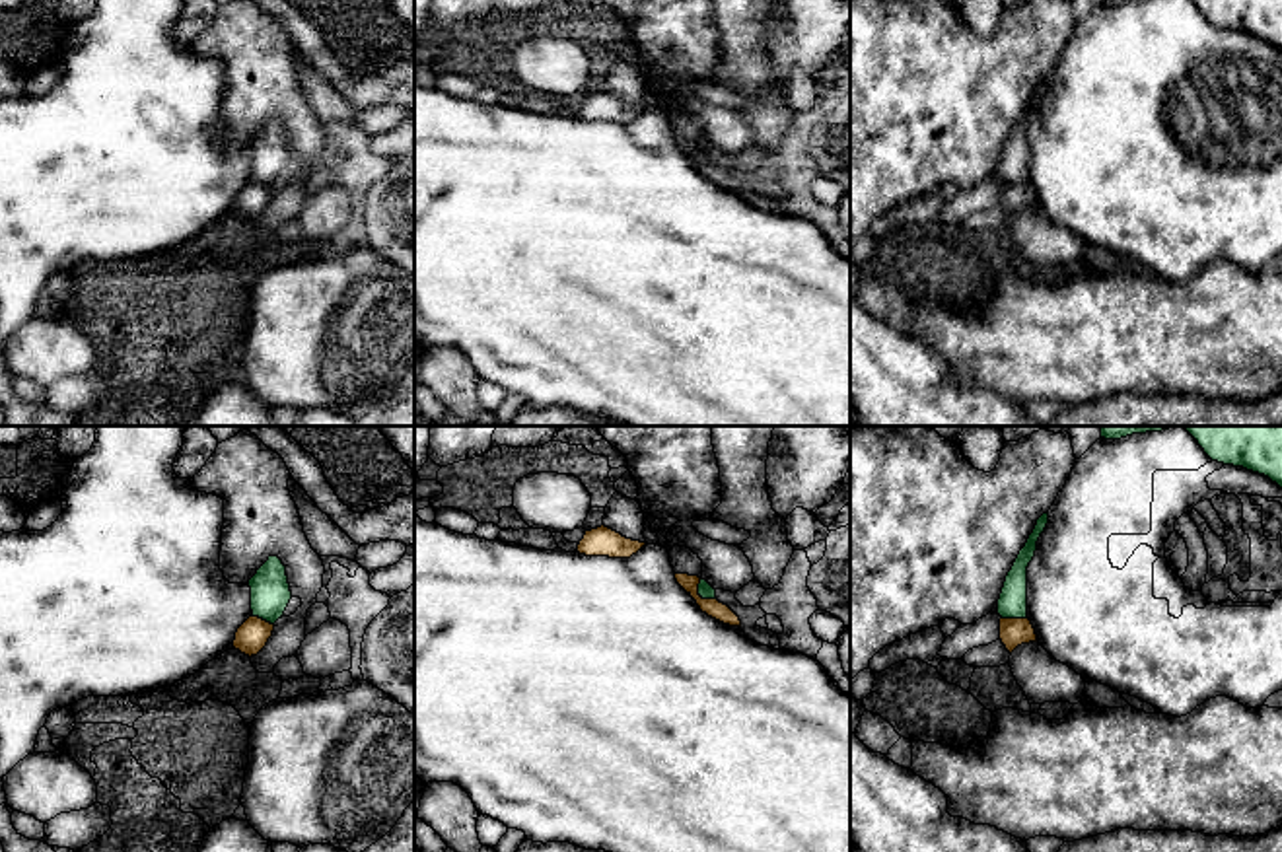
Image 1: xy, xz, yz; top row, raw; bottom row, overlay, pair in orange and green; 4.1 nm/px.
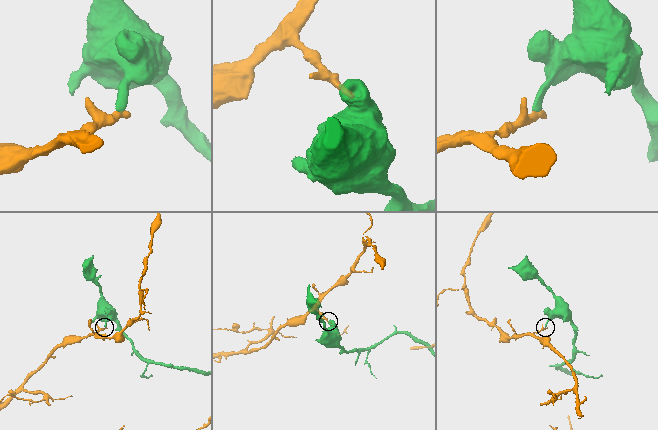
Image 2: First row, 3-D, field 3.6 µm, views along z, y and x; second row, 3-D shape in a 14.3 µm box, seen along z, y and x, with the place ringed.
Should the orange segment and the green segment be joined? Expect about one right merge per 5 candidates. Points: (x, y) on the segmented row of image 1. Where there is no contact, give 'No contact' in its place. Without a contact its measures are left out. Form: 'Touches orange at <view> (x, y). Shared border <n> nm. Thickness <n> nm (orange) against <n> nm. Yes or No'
Touches orange at xz (697, 594). Shared border 120 nm. Thickness 80 nm (orange) against 60 nm. No

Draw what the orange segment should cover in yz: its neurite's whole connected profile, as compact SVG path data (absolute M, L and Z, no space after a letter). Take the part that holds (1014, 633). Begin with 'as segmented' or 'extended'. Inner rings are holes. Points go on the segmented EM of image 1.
as segmented; M1000 619L1000 640L1012 654L1021 644L1037 642L1037 634L1029 619Z

